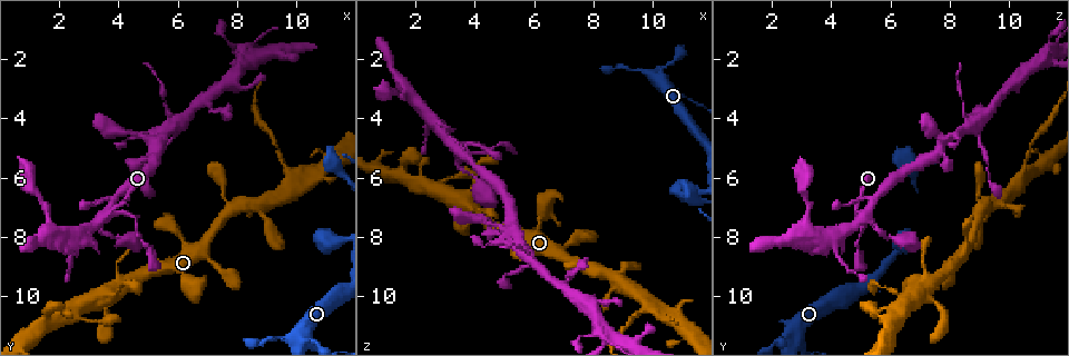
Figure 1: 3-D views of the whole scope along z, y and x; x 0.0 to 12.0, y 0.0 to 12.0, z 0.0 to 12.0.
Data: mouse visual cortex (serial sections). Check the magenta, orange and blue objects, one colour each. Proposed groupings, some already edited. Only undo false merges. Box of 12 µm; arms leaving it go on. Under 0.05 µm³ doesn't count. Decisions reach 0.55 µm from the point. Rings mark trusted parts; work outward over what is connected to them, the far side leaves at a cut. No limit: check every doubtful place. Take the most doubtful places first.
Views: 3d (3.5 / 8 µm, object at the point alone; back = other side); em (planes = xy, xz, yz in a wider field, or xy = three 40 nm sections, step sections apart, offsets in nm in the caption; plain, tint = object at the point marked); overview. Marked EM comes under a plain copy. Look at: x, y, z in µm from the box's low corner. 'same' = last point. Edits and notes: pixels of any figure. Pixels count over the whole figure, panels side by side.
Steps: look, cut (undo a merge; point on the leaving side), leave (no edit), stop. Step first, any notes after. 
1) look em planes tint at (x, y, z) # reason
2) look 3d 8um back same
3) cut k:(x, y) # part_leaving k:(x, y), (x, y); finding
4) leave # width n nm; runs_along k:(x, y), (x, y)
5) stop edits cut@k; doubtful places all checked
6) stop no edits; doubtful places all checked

look 3d 3.5um at (9.6, 5.6, 10.5) # sudden change in width

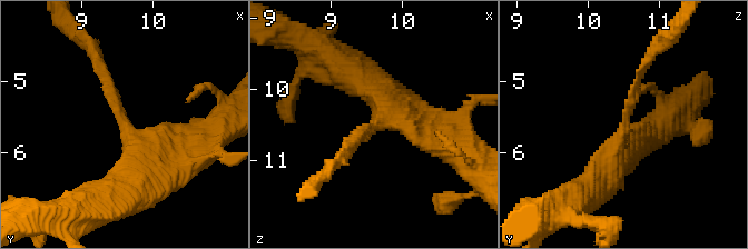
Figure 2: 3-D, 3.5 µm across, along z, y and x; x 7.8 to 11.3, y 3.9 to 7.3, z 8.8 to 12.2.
look em xy step 2 tint at (9.60, 5.60, 10.50) # arm_widths 150, 500 nm; need the tissue

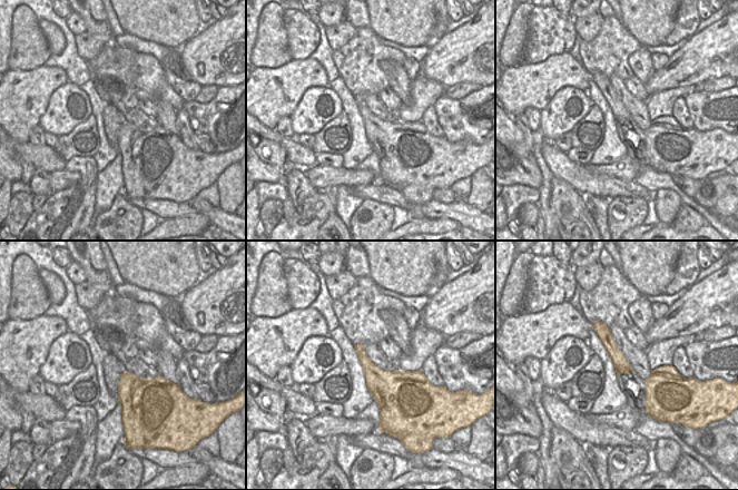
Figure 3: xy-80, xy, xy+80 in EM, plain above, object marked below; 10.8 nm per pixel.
cut 2:(108, 89) # part_leaving 2:(126, 127), (109, 79), (81, 38); two cells meet here

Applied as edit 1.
look 3d 3.5um at (3.7, 7.2, 5.0) # four or more arms meet

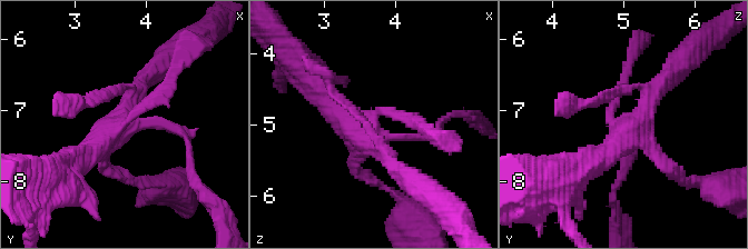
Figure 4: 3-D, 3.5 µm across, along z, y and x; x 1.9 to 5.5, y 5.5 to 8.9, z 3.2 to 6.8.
look em xy step 1 tint at (3.65, 7.20, 5.00) # shape alone is not enough

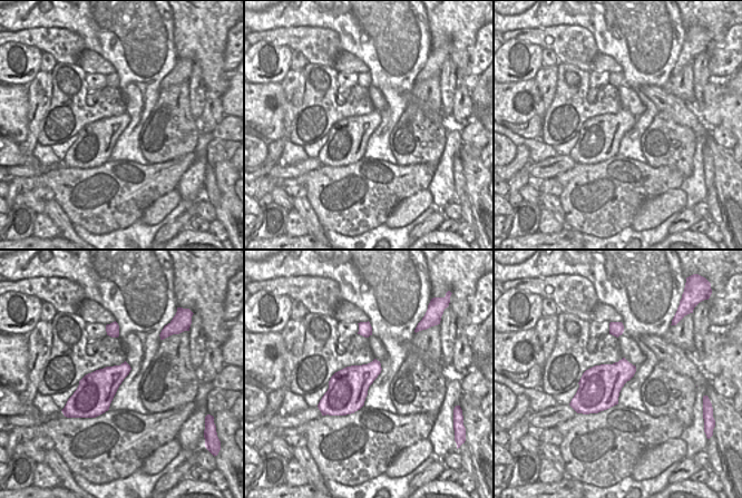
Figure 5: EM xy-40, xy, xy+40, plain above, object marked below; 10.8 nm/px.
leave # all the same cell

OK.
look 3d 3.5um at (5.8, 4.2, 8.7) # abrupt turn

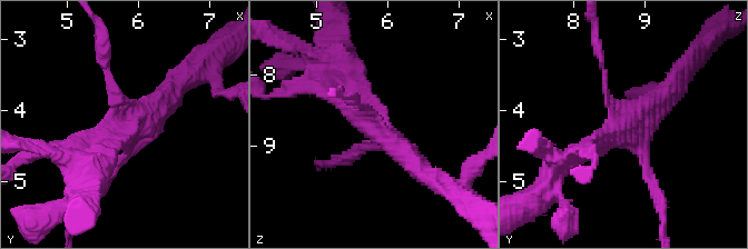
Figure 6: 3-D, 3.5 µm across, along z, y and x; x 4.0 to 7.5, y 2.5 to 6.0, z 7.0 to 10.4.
look em xy step 2 tint at (5.80, 4.25, 8.75)

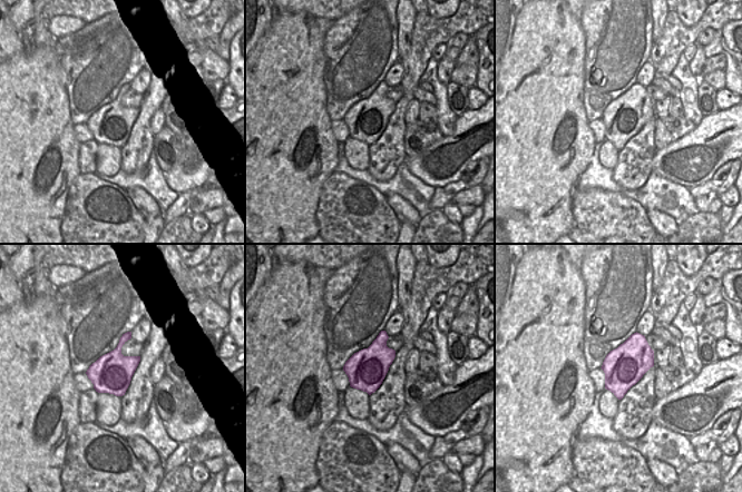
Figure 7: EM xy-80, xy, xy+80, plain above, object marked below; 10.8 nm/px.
leave # runs_along 6:(345, 72), (358, 112), (424, 172); all the same cell

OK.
stop edits cut@2; doubtful places all checked

